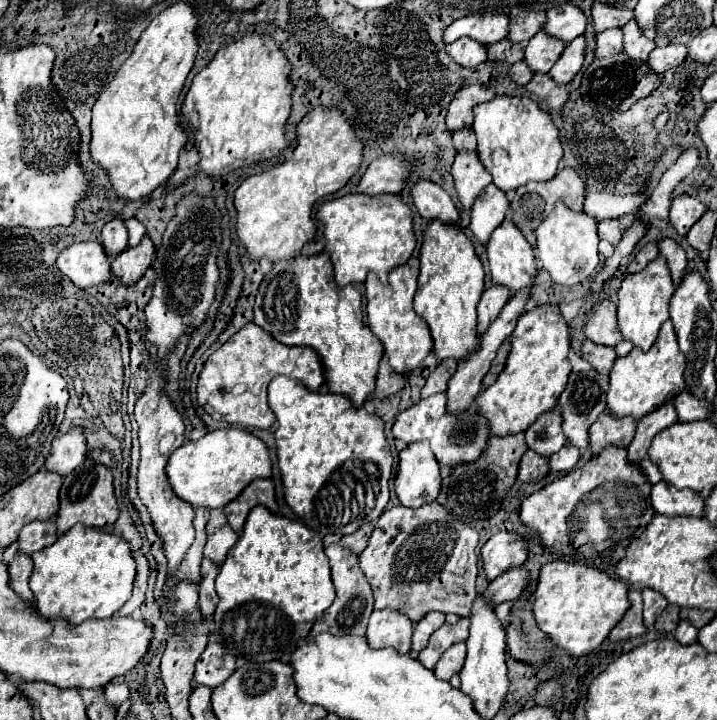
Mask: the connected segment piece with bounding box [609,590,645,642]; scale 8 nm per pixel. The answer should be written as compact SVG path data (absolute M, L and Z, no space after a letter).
M629 590L629 610L623 614L623 618L619 620L619 624L609 632L609 640L611 642L619 642L619 640L627 640L631 636L639 636L645 632L645 626L643 626L643 616L641 616L641 610L643 610L643 598L641 598L641 592L639 590Z

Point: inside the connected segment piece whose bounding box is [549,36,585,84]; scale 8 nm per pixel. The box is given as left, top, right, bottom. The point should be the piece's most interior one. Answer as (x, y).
(571, 60)

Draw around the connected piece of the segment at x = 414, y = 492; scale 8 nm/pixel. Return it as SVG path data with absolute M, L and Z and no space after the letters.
M413 442L399 452L395 492L403 506L419 508L433 502L441 490L439 464L429 444Z

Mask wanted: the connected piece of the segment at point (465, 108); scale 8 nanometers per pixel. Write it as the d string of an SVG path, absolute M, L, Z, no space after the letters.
M467 86L467 88L461 88L451 104L449 104L449 110L447 110L447 118L445 118L445 124L447 124L447 130L453 134L457 130L465 130L465 128L471 128L473 124L473 106L475 104L483 104L487 100L491 100L495 94L489 90L489 88L483 88L483 86Z

